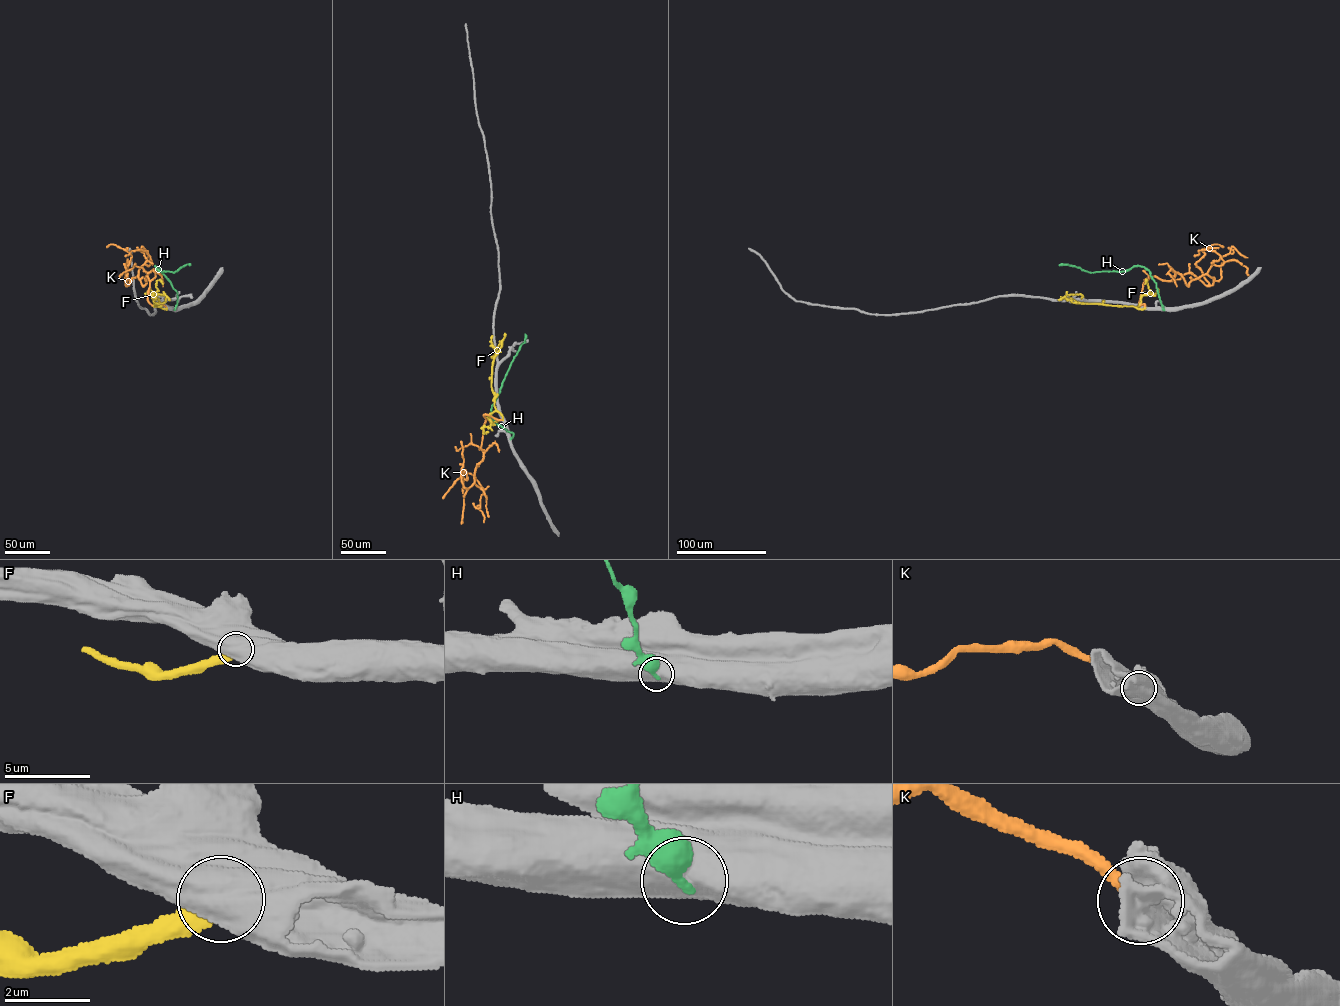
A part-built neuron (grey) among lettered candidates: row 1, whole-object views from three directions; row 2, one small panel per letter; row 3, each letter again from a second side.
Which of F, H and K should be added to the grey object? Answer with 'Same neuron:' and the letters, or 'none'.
Same neuron: none

